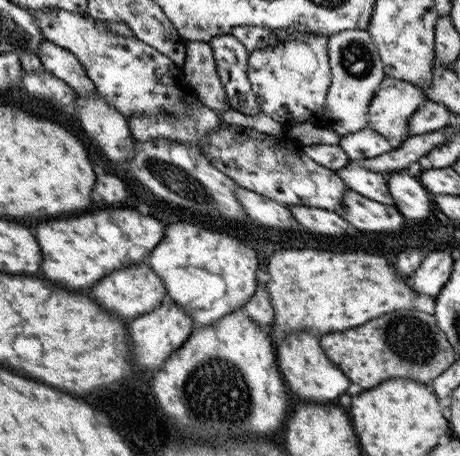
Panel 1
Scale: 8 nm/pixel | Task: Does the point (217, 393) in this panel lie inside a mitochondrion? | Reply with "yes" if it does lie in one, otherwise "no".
yes

